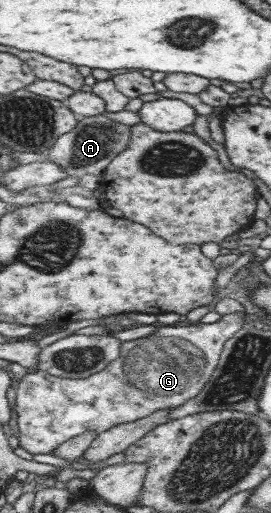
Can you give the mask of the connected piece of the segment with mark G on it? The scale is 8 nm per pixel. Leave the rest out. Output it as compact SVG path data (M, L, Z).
M245 314L225 315L220 321L201 323L198 326L194 323L190 326L161 325L159 329L155 329L155 333L147 337L123 342L119 359L111 361L104 371L85 379L63 379L45 371L25 375L16 393L19 446L32 455L51 453L55 447L81 433L95 430L95 434L98 434L115 425L147 417L157 410L183 405L209 382L217 368L224 343L243 327Z

